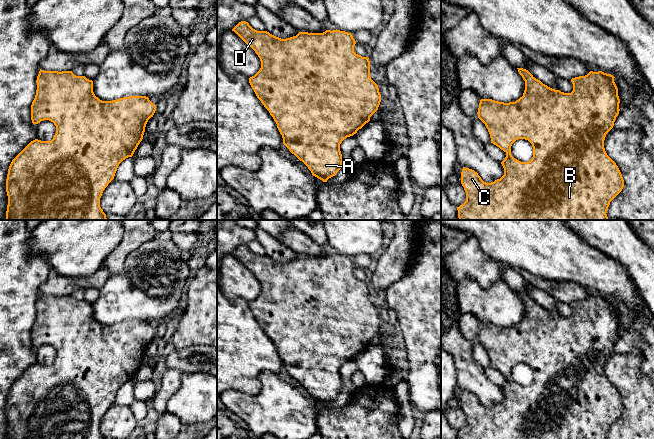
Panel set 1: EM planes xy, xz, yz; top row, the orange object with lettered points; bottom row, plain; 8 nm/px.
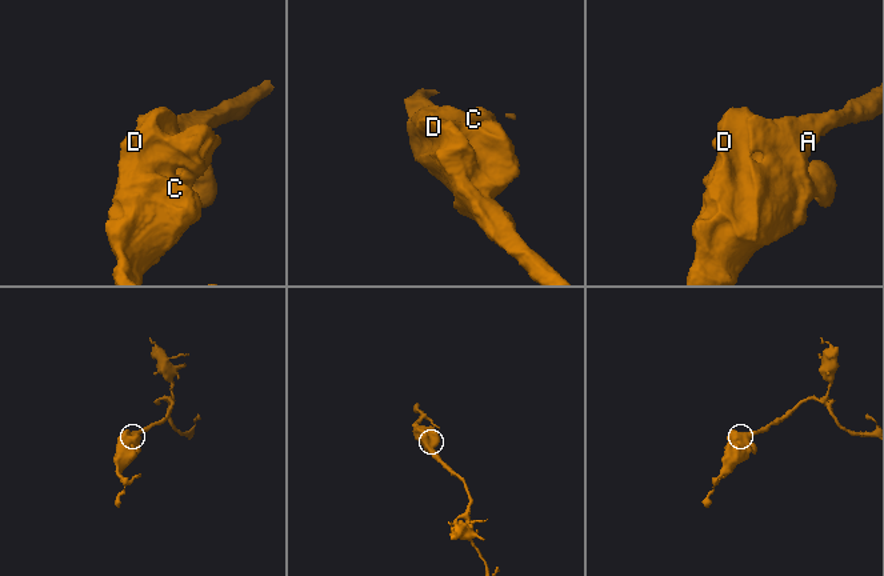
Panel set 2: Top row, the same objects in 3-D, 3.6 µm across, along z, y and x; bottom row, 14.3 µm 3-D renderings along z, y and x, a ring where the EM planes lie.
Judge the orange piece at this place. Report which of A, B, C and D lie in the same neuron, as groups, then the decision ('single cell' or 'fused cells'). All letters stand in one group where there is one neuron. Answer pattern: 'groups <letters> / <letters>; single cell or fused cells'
groups A B C D; single cell

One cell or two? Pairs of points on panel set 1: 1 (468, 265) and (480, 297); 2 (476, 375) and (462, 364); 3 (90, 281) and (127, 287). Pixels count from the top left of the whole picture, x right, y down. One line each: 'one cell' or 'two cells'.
1: two cells
2: one cell
3: two cells

